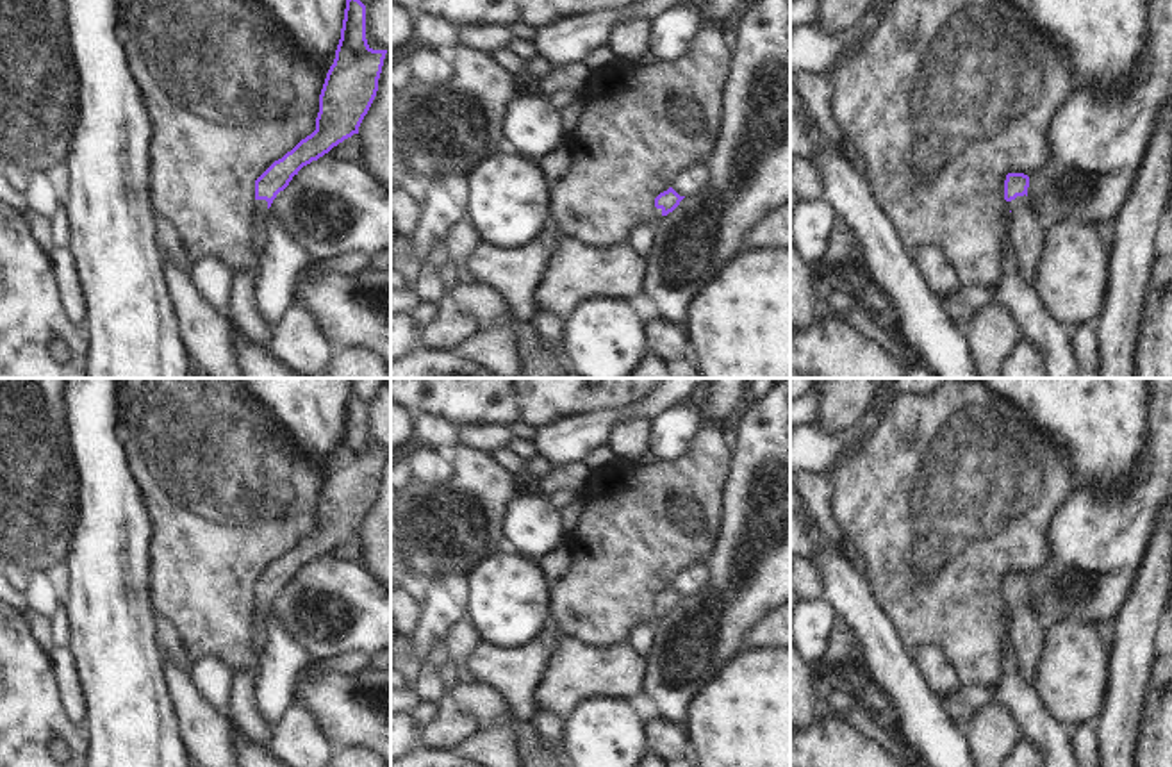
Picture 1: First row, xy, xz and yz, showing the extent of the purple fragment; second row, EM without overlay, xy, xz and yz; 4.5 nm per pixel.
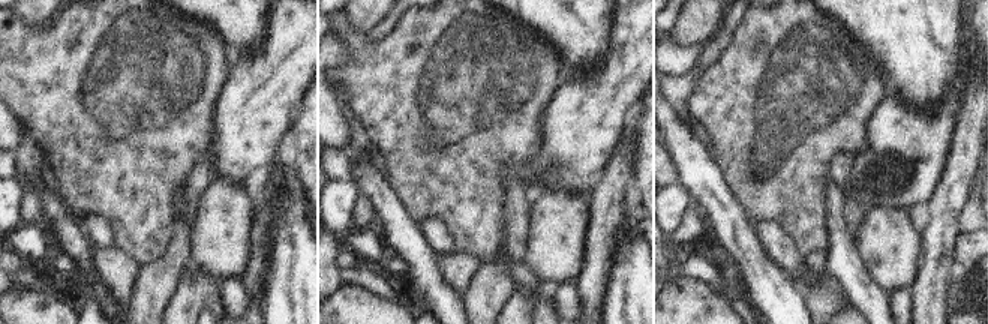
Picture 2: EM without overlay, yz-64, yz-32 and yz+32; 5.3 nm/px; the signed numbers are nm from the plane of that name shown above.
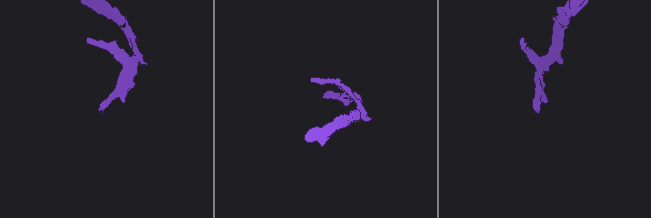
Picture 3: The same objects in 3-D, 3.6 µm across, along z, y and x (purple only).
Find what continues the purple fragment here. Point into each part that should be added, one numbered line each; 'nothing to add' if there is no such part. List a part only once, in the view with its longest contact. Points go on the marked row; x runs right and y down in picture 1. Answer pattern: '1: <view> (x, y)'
1: yz (1028, 236)

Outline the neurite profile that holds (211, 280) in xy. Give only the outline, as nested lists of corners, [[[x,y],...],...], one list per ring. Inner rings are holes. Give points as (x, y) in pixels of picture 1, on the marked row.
[[[193,260],[187,278],[198,296],[218,314],[227,314],[227,301],[234,285],[234,275],[218,260]]]

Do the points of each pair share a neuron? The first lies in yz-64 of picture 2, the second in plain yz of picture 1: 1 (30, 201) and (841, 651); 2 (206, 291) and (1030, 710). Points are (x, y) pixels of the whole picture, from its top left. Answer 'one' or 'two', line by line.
1: one
2: two

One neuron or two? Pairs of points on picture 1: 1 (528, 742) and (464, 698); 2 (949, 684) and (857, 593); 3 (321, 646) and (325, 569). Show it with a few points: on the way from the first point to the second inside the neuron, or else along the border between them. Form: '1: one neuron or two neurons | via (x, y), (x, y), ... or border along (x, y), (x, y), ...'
1: one neuron | via (516, 725), (496, 705), (482, 700)
2: two neurons | border along (912, 653), (921, 678), (932, 691)
3: one neuron | via (343, 634), (355, 625), (355, 614), (336, 591)

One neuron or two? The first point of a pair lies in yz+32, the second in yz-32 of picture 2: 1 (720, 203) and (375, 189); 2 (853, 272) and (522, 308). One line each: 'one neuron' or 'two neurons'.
1: one neuron
2: two neurons

